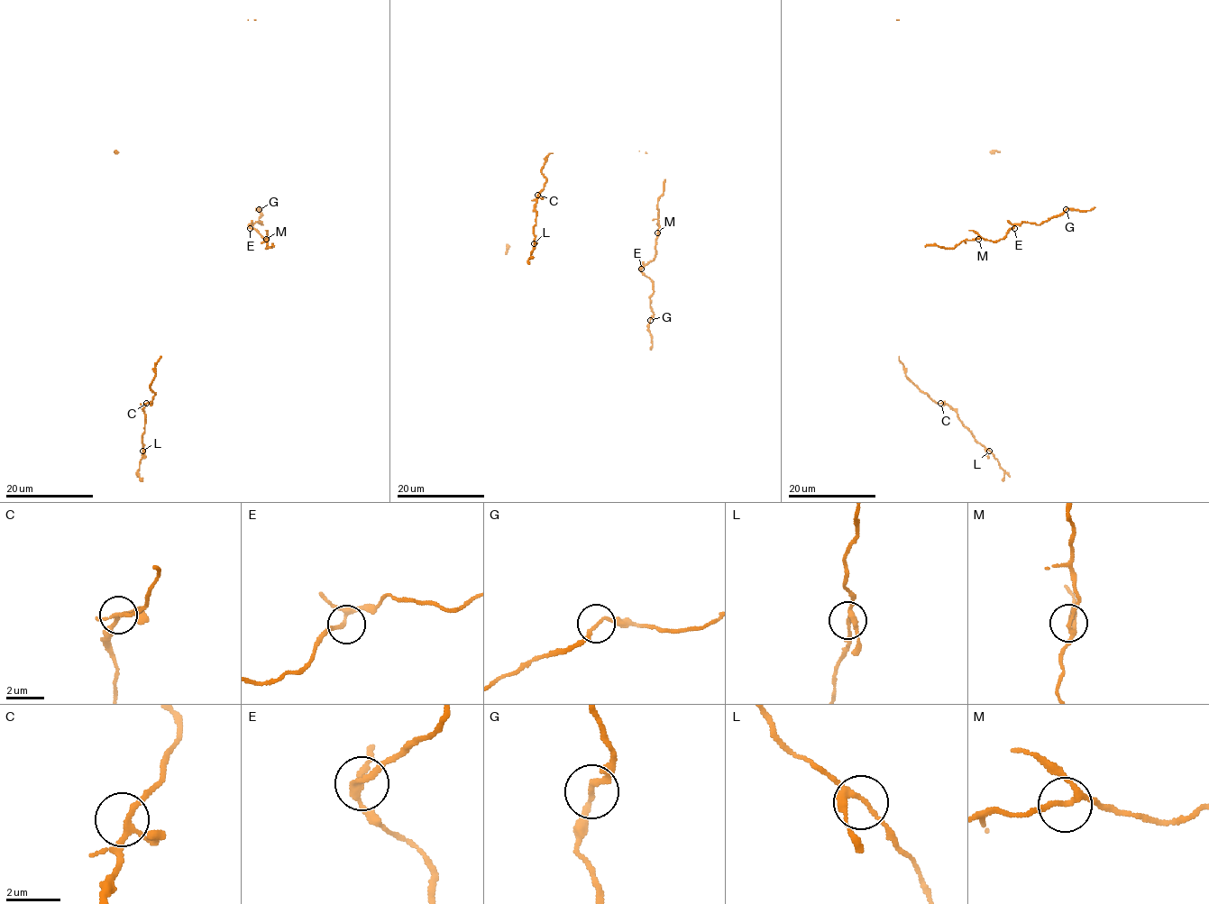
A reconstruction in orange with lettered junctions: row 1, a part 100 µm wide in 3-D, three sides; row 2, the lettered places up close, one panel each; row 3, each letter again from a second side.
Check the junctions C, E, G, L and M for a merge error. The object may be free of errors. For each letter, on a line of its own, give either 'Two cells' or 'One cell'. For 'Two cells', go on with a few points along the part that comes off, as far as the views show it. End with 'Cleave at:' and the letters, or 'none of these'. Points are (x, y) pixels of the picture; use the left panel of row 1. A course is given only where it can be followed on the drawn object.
C: One cell
E: One cell
G: One cell
L: One cell
M: One cell
Cleave at: none of these

